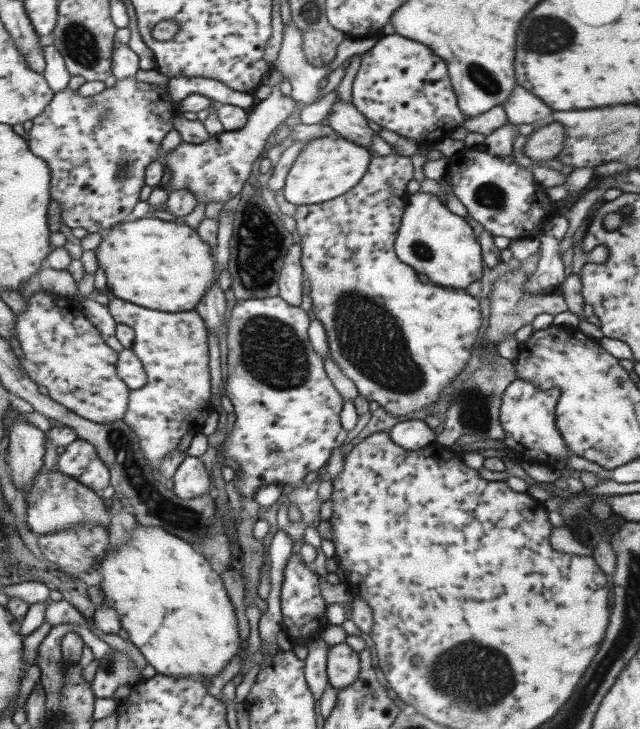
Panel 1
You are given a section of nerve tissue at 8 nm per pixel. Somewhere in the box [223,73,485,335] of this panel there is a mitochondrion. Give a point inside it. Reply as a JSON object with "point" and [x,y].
{"point":[259,243]}

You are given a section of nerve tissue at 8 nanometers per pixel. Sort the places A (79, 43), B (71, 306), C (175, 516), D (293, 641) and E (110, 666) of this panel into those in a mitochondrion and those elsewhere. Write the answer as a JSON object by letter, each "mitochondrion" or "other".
{"A":"mitochondrion","B":"other","C":"mitochondrion","D":"other","E":"mitochondrion"}

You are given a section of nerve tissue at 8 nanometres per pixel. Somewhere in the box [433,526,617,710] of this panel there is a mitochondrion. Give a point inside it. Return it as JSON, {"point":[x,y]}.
{"point":[481,675]}

